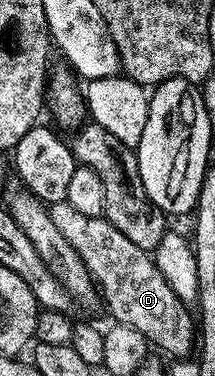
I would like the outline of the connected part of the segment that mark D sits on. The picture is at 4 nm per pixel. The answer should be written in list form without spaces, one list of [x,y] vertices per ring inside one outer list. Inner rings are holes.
[[[66,199],[50,205],[49,211],[53,226],[61,230],[65,242],[69,242],[85,262],[102,303],[107,303],[111,311],[110,319],[117,324],[144,329],[150,343],[175,356],[171,358],[190,357],[197,340],[197,324],[192,309],[173,294],[173,286],[165,282],[152,253],[141,246],[133,246],[133,242],[129,242],[129,238],[125,238],[125,234],[121,234],[121,230],[103,216],[77,214]]]

